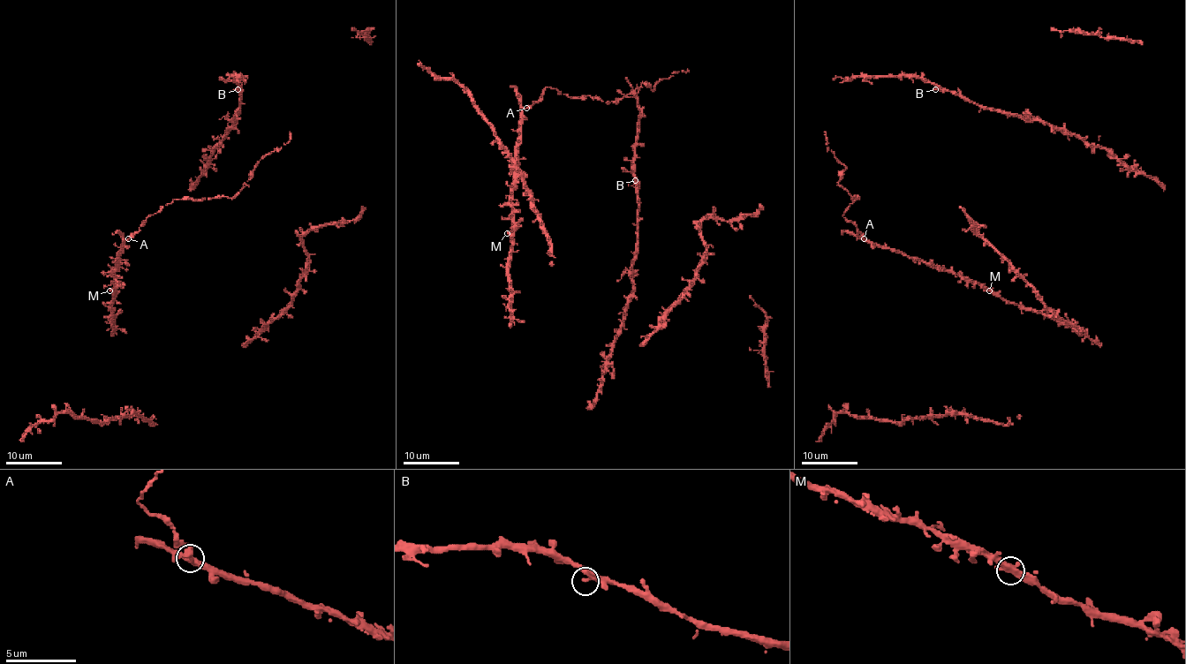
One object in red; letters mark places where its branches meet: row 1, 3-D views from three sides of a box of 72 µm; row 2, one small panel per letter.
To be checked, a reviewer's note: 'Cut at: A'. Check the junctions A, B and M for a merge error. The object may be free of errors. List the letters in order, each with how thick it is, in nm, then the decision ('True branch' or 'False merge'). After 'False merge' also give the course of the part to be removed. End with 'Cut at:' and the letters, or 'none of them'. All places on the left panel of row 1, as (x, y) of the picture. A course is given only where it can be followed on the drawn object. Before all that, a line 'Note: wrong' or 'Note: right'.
Note: right
A: Thickness 280 nm. False merge. Course of the part to remove: (128, 238), (139, 230), (149, 216), (174, 199), (233, 198), (263, 157), (290, 140), (290, 132)
B: Thickness 240 nm. True branch
M: Thickness 280 nm. True branch
Cut at: A

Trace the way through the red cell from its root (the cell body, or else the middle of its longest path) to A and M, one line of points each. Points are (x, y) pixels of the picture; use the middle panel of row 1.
A: (568, 95), (547, 87), (540, 98), (525, 108)
M: (568, 95), (547, 87), (534, 104), (523, 109), (517, 170), (511, 190), (511, 230), (507, 233)

